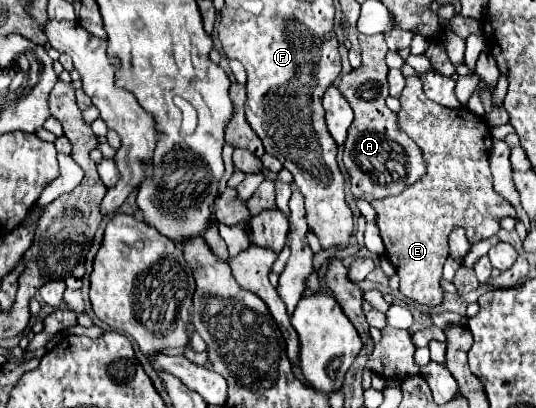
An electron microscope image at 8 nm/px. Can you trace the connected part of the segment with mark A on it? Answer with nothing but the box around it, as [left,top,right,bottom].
[338,36,426,202]

